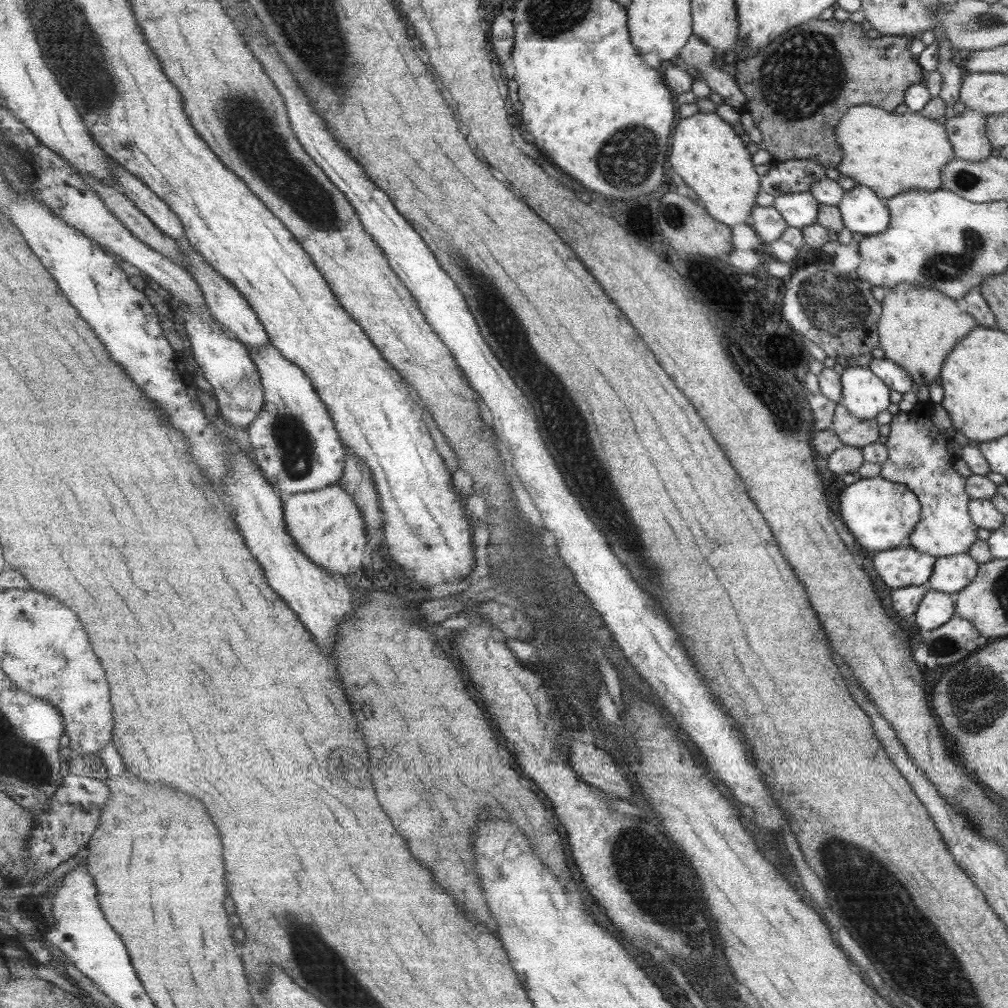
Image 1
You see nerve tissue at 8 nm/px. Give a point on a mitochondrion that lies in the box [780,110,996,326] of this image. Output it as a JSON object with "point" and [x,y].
{"point":[947,266]}

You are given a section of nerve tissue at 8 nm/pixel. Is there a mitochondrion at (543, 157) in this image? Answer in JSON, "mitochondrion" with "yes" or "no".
{"mitochondrion":"no"}

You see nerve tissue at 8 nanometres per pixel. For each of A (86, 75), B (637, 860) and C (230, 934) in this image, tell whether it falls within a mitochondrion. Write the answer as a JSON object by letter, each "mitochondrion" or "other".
{"A":"mitochondrion","B":"mitochondrion","C":"other"}

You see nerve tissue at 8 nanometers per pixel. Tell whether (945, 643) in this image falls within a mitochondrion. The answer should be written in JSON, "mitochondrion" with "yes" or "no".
{"mitochondrion":"yes"}

